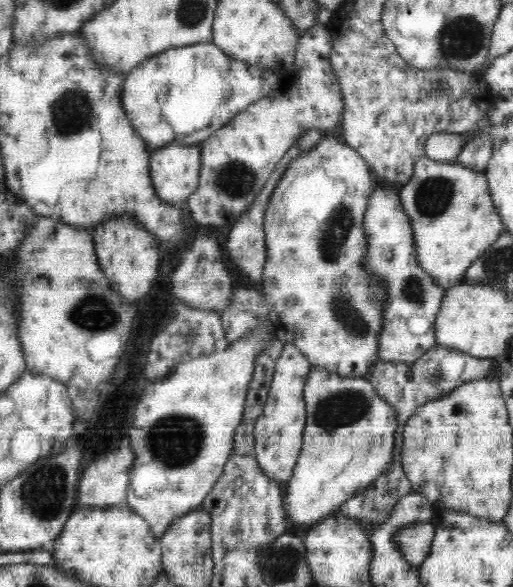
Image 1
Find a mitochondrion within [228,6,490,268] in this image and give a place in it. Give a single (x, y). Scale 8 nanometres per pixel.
(463, 36)

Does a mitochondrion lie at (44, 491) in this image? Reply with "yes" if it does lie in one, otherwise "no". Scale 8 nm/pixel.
yes

